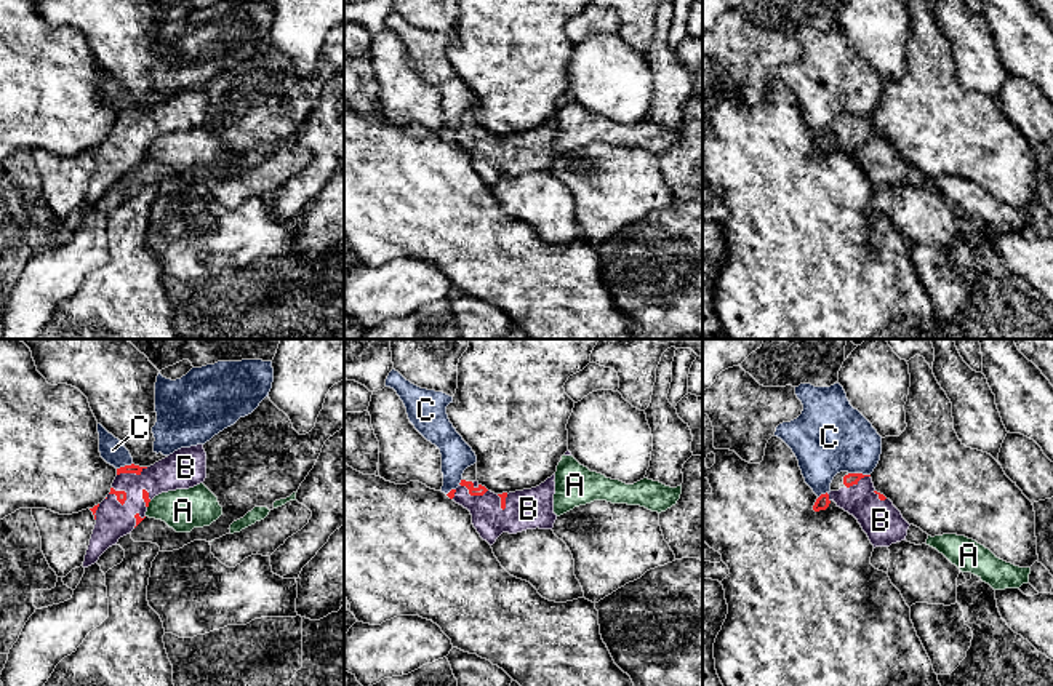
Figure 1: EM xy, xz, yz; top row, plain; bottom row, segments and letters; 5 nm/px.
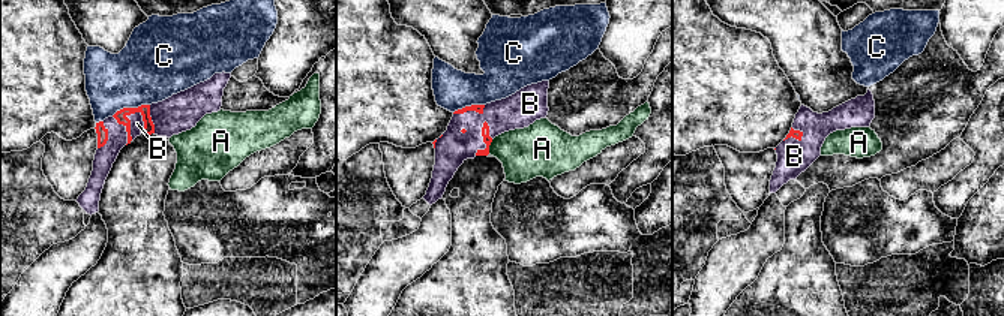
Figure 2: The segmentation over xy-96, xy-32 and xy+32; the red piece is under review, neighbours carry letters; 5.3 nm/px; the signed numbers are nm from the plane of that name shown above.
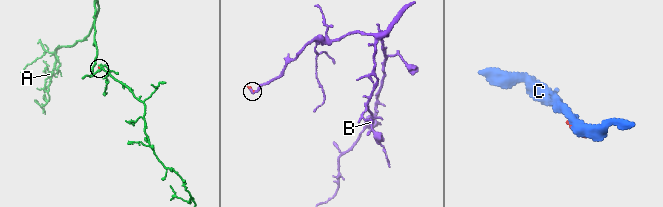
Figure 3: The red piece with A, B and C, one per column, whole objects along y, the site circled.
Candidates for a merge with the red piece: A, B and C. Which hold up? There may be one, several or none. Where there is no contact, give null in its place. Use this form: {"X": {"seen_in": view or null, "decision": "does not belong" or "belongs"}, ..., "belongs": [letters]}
{"A": {"seen_in": "xy", "decision": "does not belong"}, "B": {"seen_in": "xy", "decision": "belongs"}, "C": {"seen_in": "yz", "decision": "does not belong"}, "belongs": ["B"]}

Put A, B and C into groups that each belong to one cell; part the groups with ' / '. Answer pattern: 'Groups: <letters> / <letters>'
Groups: A / B / C

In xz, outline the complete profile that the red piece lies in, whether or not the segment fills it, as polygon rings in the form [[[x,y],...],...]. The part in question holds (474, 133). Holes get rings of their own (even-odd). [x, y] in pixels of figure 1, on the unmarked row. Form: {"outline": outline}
{"outline": [[[555,115],[536,130],[509,136],[494,136],[478,123],[461,122],[446,138],[470,154],[477,174],[493,187],[502,174],[554,170],[554,122]]]}

